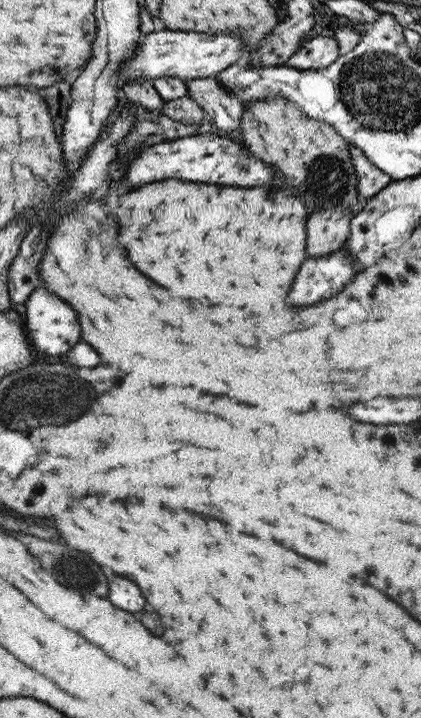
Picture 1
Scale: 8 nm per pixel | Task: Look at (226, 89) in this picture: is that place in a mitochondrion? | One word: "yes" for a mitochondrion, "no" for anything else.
no

